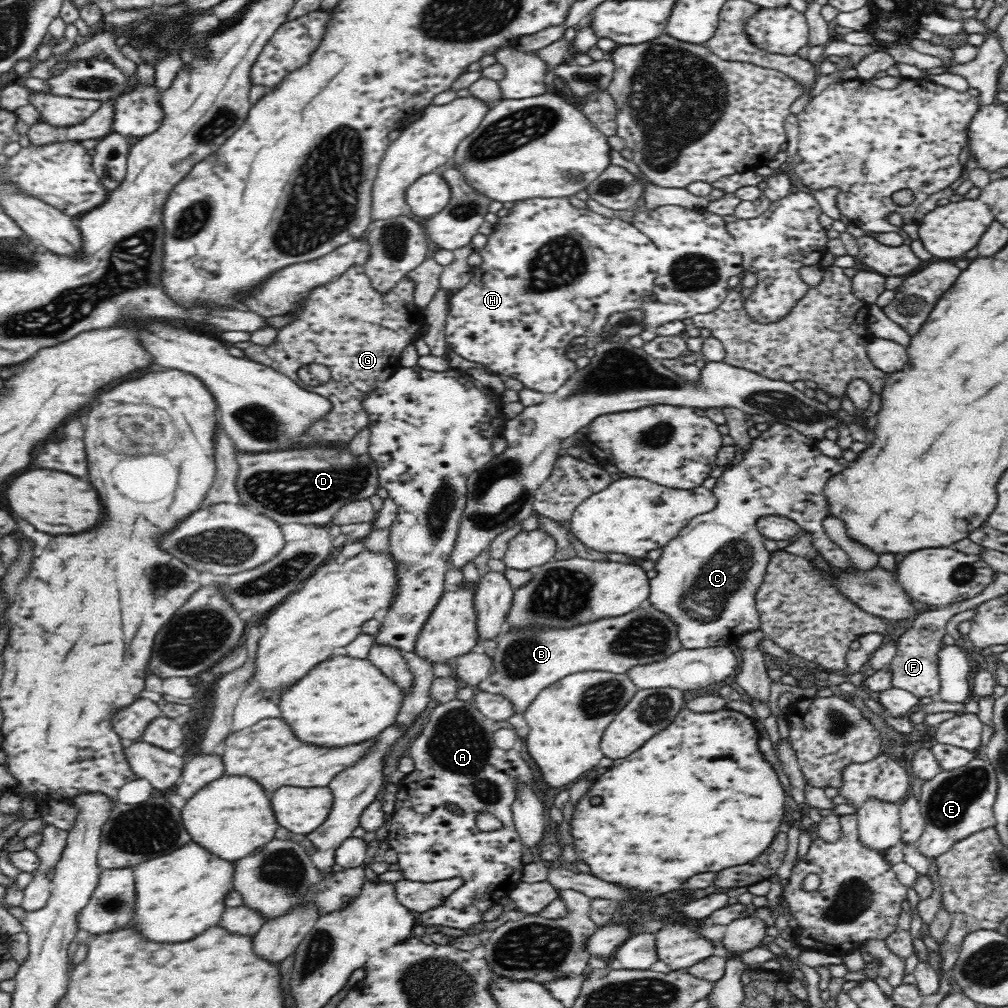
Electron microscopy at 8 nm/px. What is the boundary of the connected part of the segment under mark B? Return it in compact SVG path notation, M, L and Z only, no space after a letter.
M648 602L623 616L572 627L517 627L496 640L497 648L492 658L493 673L479 684L479 688L486 693L504 696L512 702L515 714L507 721L518 736L524 738L529 733L524 710L542 690L560 678L582 670L607 670L620 674L635 666L663 661L684 649L679 636L680 629L676 621Z

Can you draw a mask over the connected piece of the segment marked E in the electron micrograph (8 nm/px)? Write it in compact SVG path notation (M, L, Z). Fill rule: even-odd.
M979 755L962 768L943 770L932 780L924 781L919 799L925 817L925 829L917 844L920 854L934 861L948 852L956 842L993 827L996 824L993 804L997 788L998 781L992 763Z

